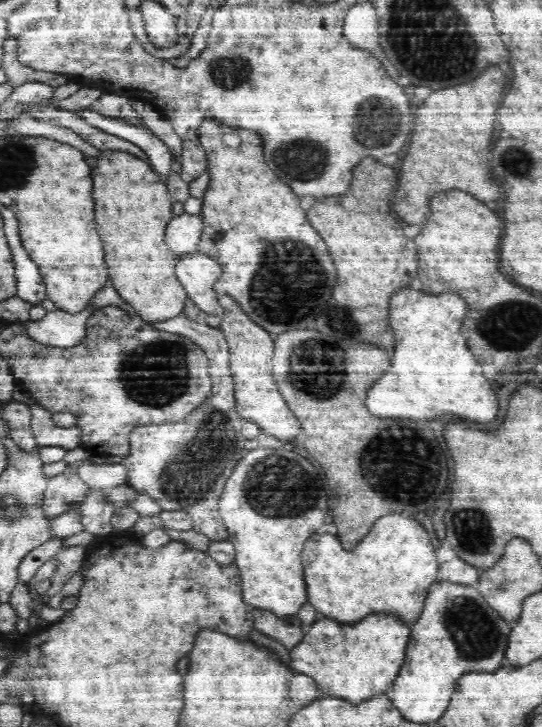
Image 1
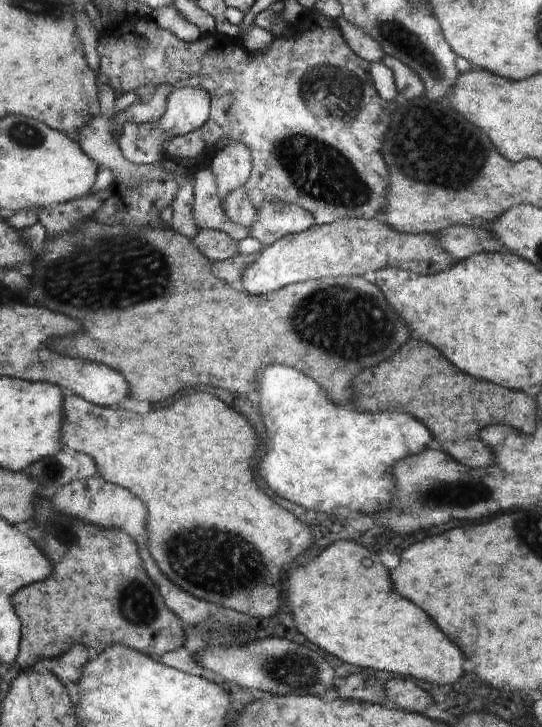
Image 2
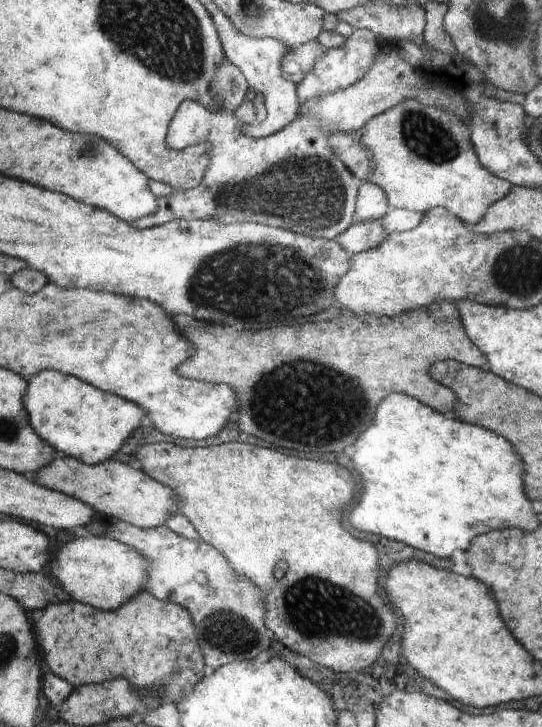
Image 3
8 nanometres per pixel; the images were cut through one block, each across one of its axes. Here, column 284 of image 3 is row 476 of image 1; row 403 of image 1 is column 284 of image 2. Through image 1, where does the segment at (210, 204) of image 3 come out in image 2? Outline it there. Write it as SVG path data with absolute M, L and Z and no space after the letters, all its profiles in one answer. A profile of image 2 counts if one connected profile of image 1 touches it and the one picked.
M270 200L256 210L256 222L248 228L248 236L268 246L287 234L305 231L314 225L315 216L298 204Z

